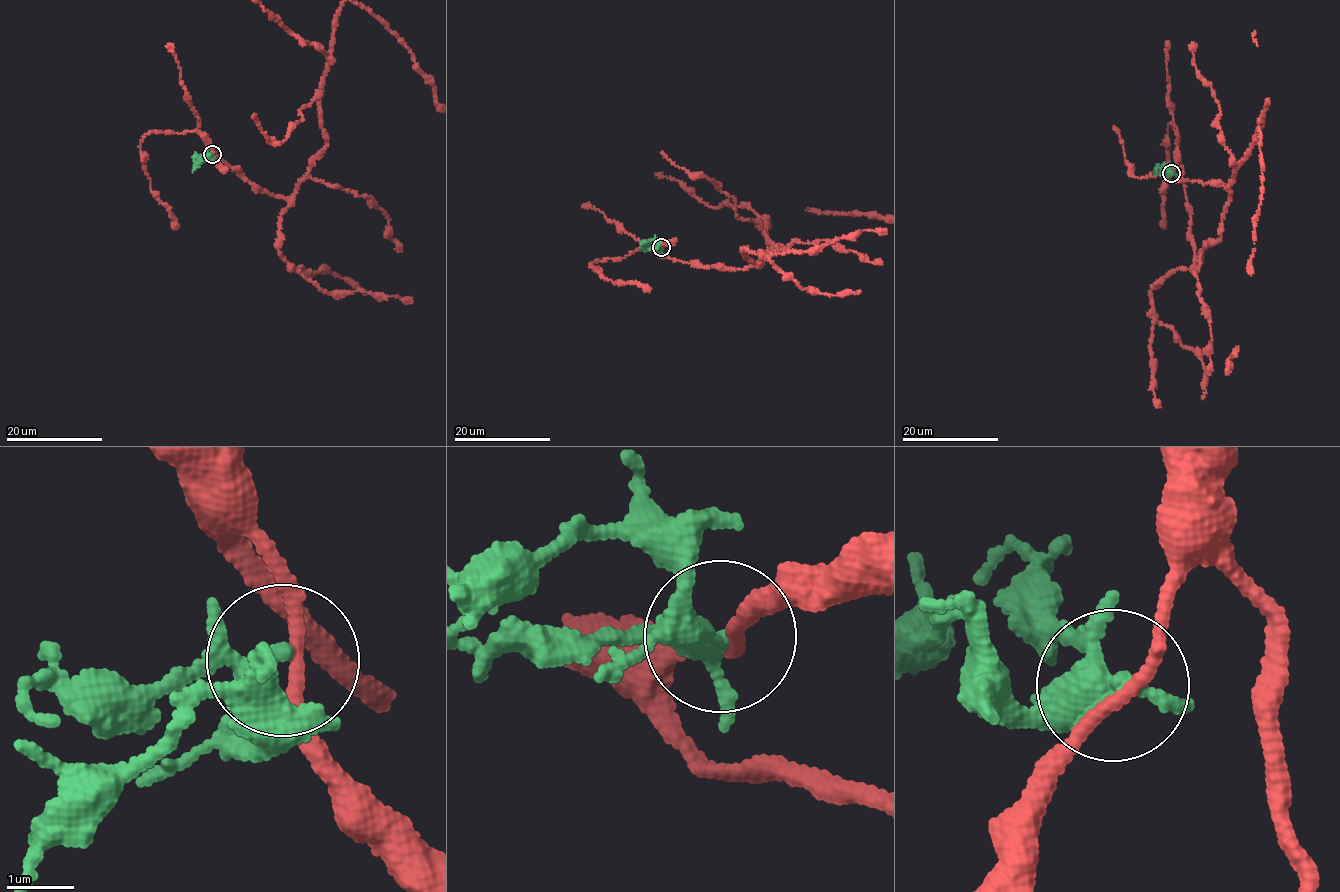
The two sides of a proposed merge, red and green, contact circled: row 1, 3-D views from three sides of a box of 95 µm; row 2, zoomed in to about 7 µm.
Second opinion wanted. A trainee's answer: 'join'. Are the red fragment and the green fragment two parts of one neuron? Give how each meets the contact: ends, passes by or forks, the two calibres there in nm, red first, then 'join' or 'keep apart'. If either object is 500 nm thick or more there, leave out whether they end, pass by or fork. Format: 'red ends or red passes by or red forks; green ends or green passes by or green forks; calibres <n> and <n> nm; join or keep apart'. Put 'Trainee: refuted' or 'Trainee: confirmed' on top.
Trainee: refuted
red passes by; green forks; calibres 190 and 320 nm; keep apart

